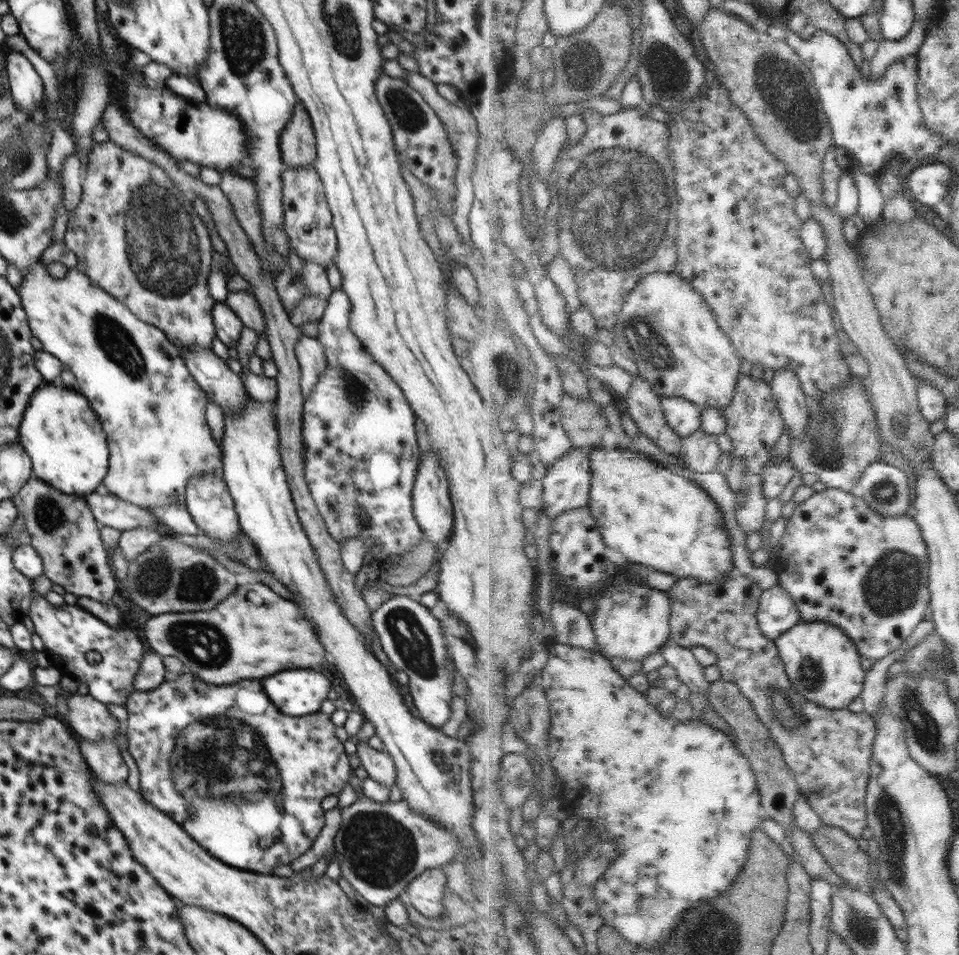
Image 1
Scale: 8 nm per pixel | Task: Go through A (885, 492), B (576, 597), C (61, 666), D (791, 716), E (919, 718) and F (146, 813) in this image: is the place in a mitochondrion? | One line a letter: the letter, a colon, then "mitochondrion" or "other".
A: mitochondrion
B: other
C: other
D: mitochondrion
E: mitochondrion
F: other

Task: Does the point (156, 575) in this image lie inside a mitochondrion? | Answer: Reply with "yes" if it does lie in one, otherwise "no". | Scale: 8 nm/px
yes

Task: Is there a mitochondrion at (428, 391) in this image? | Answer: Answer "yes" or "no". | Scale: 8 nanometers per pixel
no

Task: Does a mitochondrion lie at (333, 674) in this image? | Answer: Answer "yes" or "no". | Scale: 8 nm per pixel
no

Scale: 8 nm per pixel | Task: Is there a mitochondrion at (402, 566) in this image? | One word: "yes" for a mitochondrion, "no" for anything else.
yes

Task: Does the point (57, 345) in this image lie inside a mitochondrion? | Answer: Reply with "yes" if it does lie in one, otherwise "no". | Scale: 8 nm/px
no

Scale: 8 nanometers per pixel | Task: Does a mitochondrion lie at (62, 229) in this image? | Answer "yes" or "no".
no

